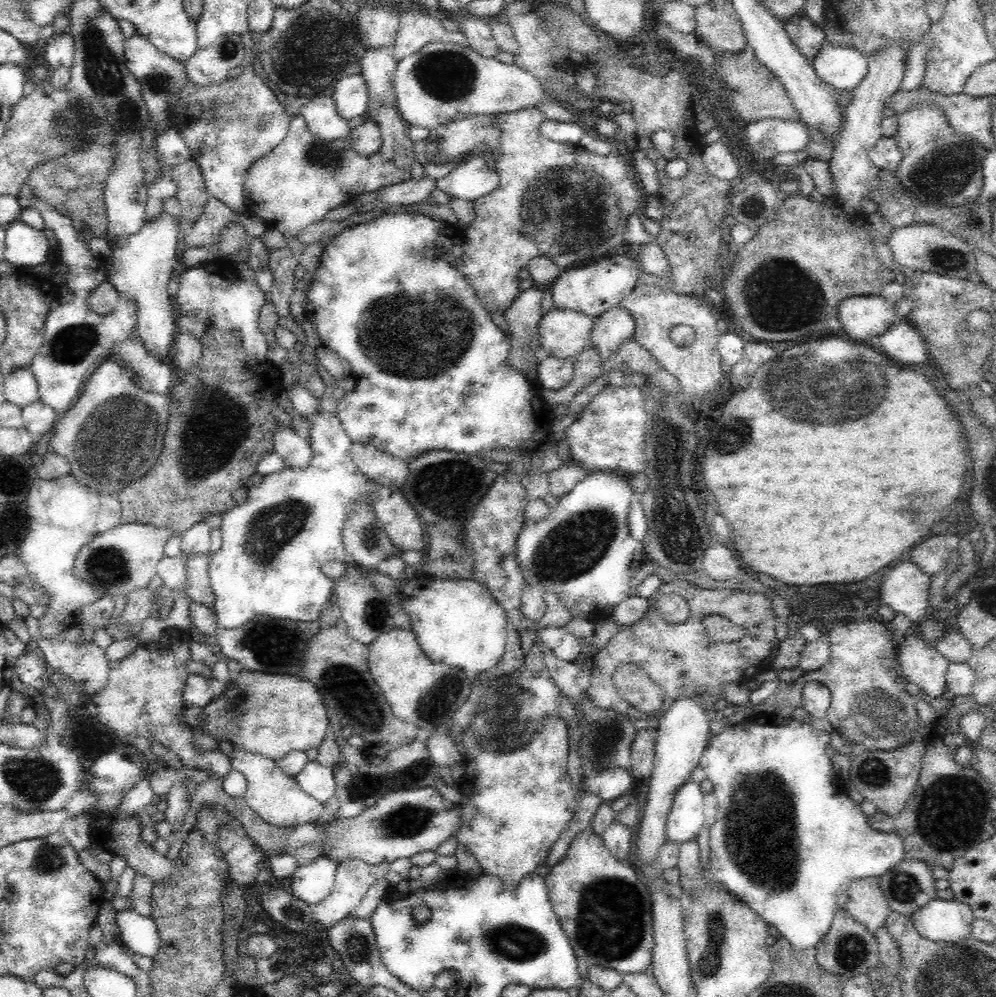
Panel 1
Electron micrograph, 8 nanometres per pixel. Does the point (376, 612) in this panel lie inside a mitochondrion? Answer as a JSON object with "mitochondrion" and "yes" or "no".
{"mitochondrion":"yes"}

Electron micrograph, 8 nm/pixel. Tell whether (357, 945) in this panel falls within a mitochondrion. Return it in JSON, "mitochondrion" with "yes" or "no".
{"mitochondrion":"yes"}

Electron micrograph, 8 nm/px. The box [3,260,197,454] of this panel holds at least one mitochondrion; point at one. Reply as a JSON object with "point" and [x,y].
{"point":[70,345]}

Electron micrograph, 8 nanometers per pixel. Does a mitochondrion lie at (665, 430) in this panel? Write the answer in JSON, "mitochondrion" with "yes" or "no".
{"mitochondrion":"yes"}

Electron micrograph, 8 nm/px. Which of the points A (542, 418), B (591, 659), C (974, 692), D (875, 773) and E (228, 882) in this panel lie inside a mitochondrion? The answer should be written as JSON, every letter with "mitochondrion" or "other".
{"A":"other","B":"other","C":"other","D":"mitochondrion","E":"other"}

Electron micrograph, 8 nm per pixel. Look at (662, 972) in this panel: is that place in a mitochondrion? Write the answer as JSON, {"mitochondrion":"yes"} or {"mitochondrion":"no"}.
{"mitochondrion":"no"}

